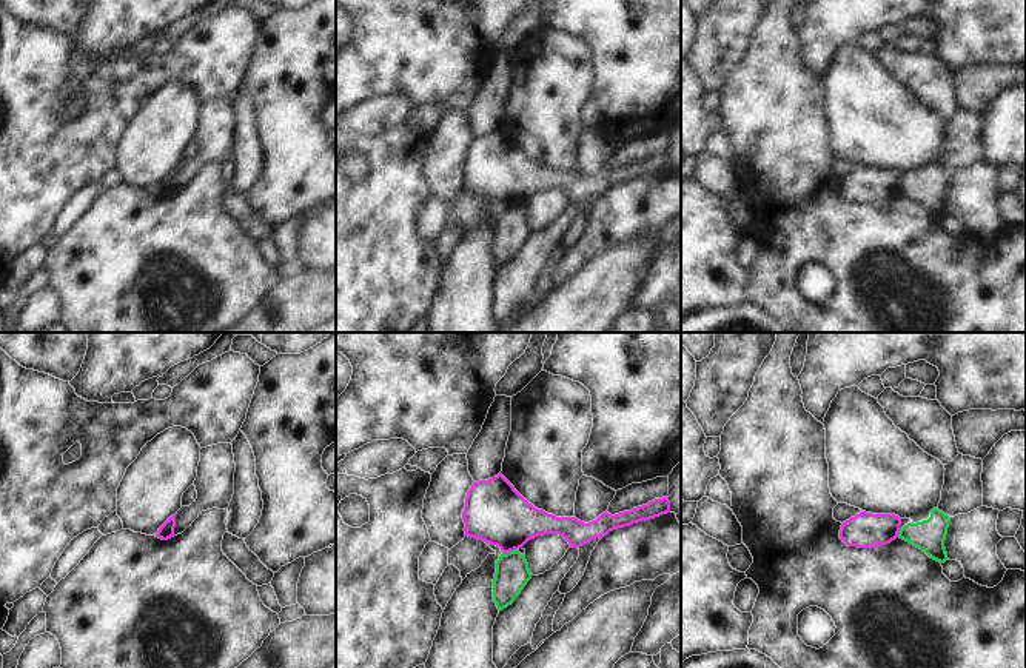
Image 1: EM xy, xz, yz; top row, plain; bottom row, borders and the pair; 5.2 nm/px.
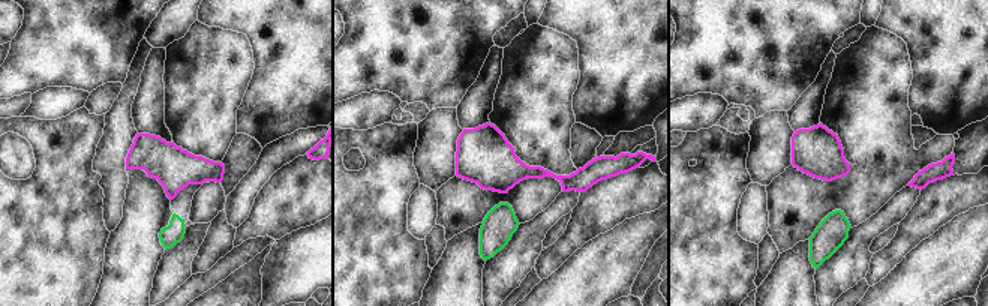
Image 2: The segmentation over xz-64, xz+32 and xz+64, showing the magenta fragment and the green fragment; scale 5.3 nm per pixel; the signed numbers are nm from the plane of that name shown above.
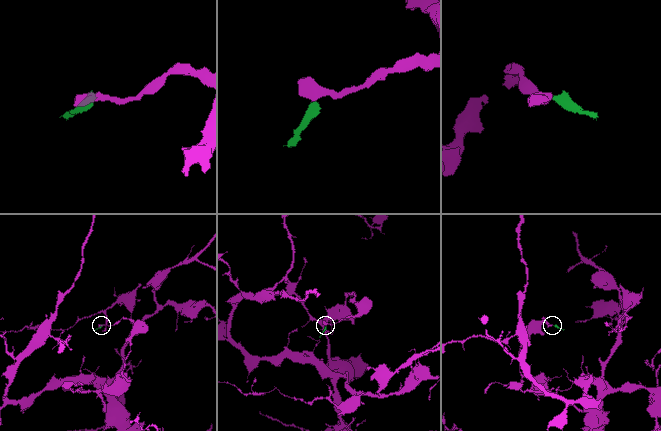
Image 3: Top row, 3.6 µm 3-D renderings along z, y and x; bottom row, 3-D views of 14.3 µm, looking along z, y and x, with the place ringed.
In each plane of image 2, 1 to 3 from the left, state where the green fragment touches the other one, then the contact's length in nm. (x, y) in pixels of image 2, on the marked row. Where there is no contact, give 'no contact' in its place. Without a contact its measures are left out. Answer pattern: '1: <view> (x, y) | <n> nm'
1: no contact
2: no contact
3: no contact

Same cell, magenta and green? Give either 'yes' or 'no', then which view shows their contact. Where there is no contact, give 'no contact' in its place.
no | xz

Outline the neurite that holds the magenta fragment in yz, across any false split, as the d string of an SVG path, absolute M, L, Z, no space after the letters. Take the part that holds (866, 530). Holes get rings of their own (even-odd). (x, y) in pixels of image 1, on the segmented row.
M860 513L843 522L840 539L847 546L877 548L898 537L901 519L895 514Z

